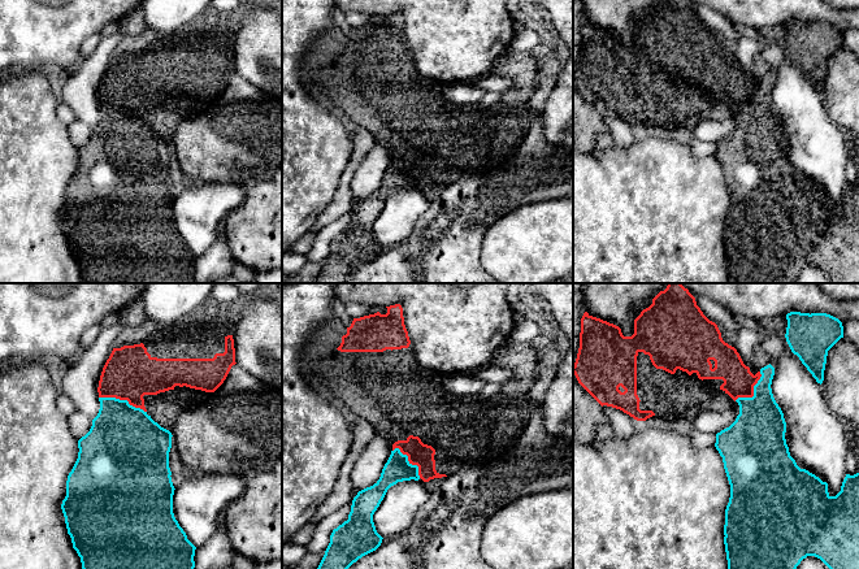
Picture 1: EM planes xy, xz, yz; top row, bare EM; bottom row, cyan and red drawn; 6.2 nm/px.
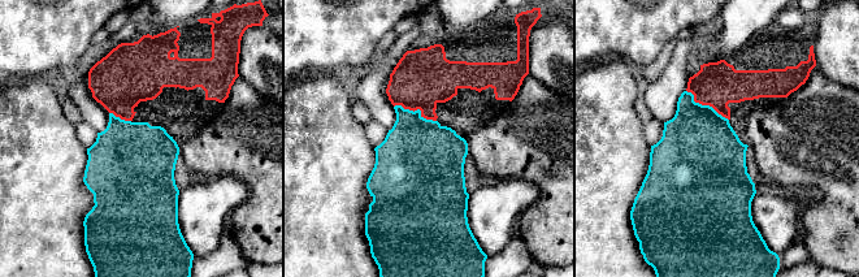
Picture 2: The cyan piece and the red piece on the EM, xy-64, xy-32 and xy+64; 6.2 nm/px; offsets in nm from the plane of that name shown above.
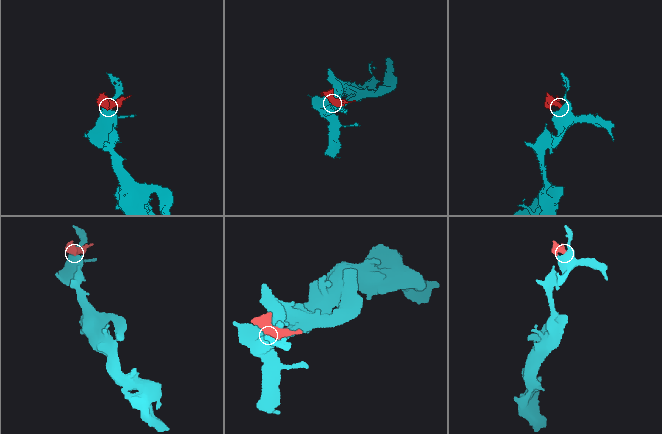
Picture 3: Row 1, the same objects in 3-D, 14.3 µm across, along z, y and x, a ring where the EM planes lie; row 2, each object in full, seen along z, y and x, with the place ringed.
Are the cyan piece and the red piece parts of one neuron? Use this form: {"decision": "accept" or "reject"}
{"decision": "reject"}

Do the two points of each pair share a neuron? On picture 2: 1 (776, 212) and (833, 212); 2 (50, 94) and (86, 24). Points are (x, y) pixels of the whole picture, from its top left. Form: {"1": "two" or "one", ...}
{"1": "two", "2": "two"}

